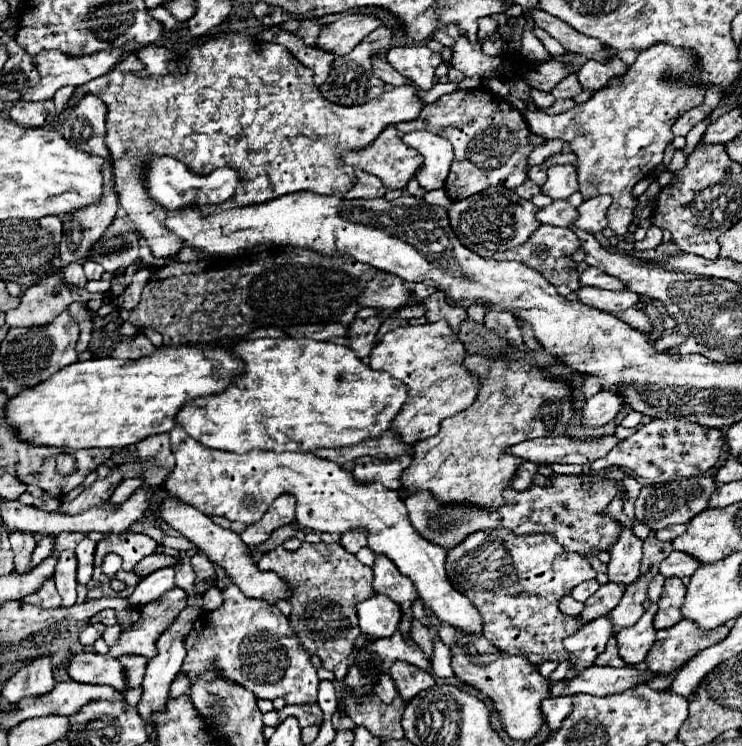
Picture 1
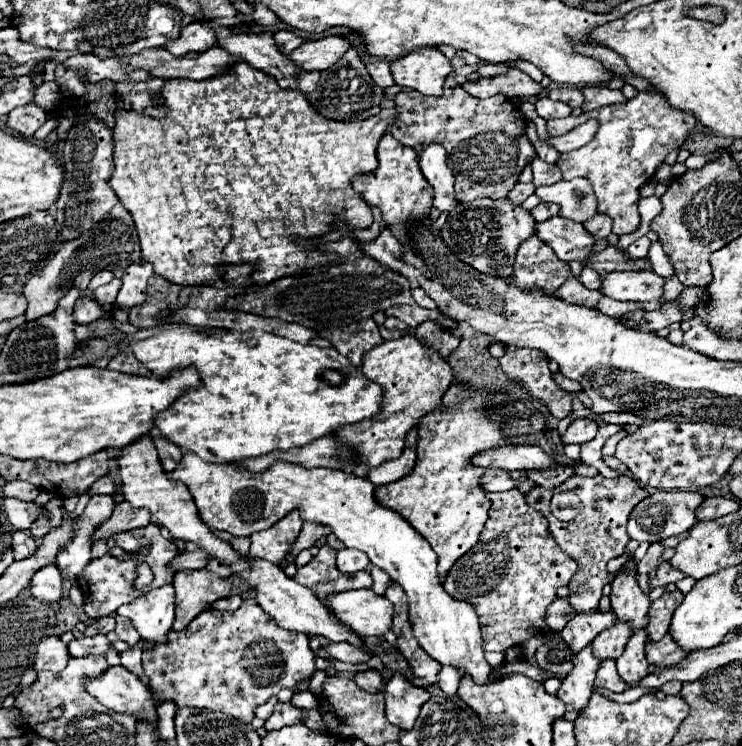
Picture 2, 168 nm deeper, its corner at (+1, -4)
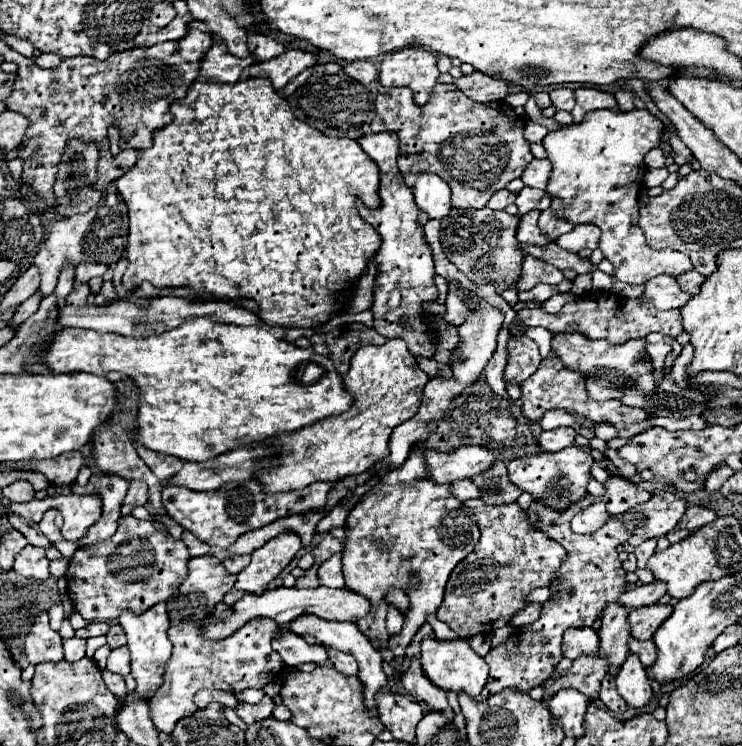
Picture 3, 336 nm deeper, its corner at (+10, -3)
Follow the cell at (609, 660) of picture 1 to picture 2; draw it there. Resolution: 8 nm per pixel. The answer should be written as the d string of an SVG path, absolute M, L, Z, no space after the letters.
M603 660L599 664L599 670L597 670L597 678L595 678L595 686L599 688L607 688L611 692L623 692L627 690L627 684L621 680L621 676L617 674L617 668L615 668L615 660Z

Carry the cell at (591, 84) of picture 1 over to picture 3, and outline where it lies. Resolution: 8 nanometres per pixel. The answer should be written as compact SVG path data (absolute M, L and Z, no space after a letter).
M594 87L576 89L576 107L572 109L574 121L580 123L580 119L584 119L584 115L588 111L596 111L596 109L618 111L618 103L616 103L612 93L606 93L606 91L594 89Z

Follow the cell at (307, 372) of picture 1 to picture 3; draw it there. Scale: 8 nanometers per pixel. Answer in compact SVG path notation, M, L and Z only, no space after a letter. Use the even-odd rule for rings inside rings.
M202 317L188 319L186 323L170 331L166 331L161 324L152 326L150 330L156 335L136 339L116 333L96 333L88 329L64 327L52 337L52 347L48 347L44 365L52 373L86 371L106 375L110 371L120 371L122 375L132 379L134 385L140 389L136 427L132 427L134 439L152 451L200 463L238 447L262 443L284 431L296 431L324 417L340 415L348 411L354 401L352 395L344 389L342 377L336 373L328 357L316 355L312 349L300 349L284 339L276 339L262 327L238 327ZM310 363L320 365L324 369L324 375L316 383L304 385L302 375Z

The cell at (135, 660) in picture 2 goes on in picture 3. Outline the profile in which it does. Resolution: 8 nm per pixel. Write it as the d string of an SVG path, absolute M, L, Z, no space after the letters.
M128 647L112 649L112 653L110 653L110 657L108 657L108 665L106 665L106 669L108 669L108 671L112 671L112 673L118 673L118 675L122 675L122 677L130 675L128 655L130 655Z

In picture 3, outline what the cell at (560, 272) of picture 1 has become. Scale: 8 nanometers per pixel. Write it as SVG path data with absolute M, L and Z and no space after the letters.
M526 255L524 263L522 263L522 275L518 279L518 291L530 291L536 283L558 285L562 279L564 279L564 275L560 269Z

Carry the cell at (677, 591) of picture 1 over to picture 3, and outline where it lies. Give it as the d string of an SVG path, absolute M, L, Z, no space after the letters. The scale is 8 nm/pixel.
M650 605L650 607L638 607L632 609L628 615L628 623L630 623L630 633L632 637L644 641L644 639L652 639L654 631L672 615L674 607L672 605Z

